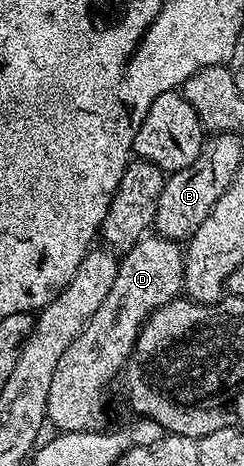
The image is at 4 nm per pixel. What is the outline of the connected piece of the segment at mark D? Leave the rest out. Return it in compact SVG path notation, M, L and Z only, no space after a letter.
M157 236L140 239L131 250L121 255L116 281L112 283L104 304L96 308L96 316L92 316L80 336L64 348L64 356L60 356L56 363L46 409L49 425L54 425L55 431L63 434L85 430L98 432L107 425L106 393L121 375L138 334L152 312L183 293L185 263L184 250L179 243Z

